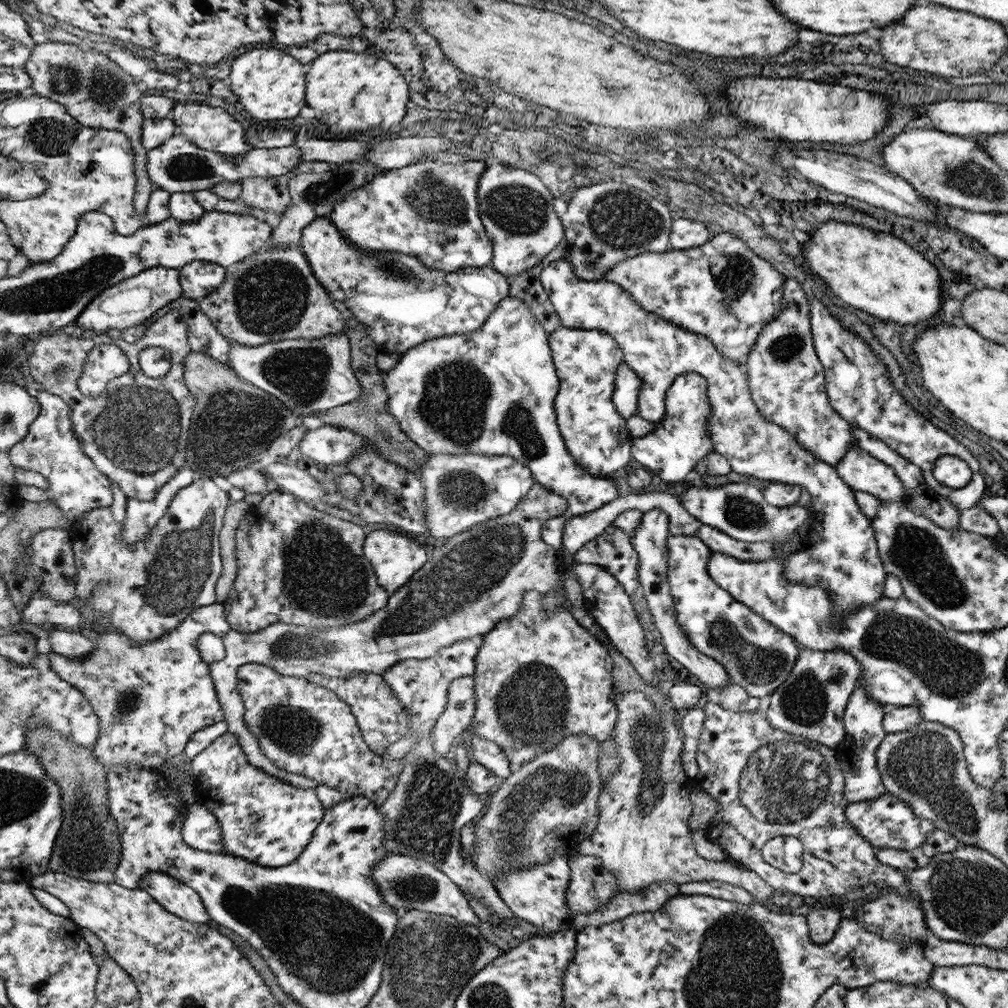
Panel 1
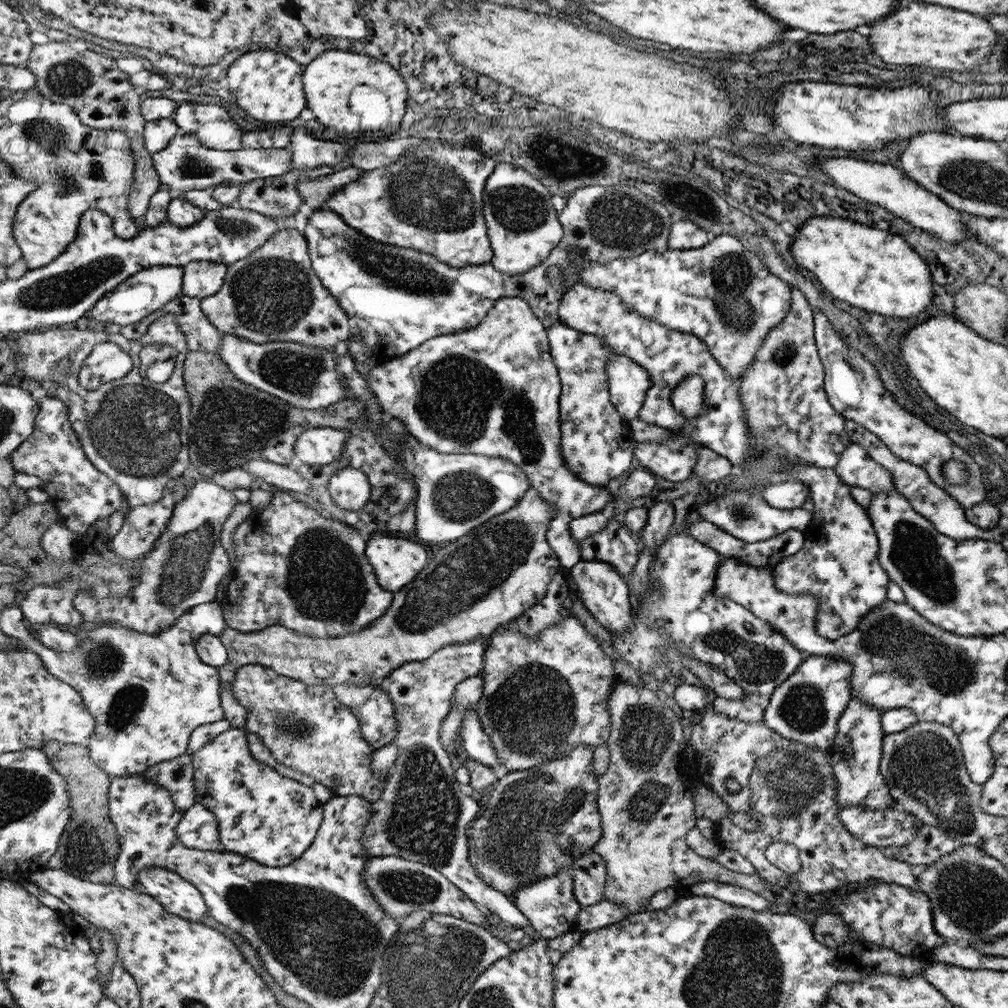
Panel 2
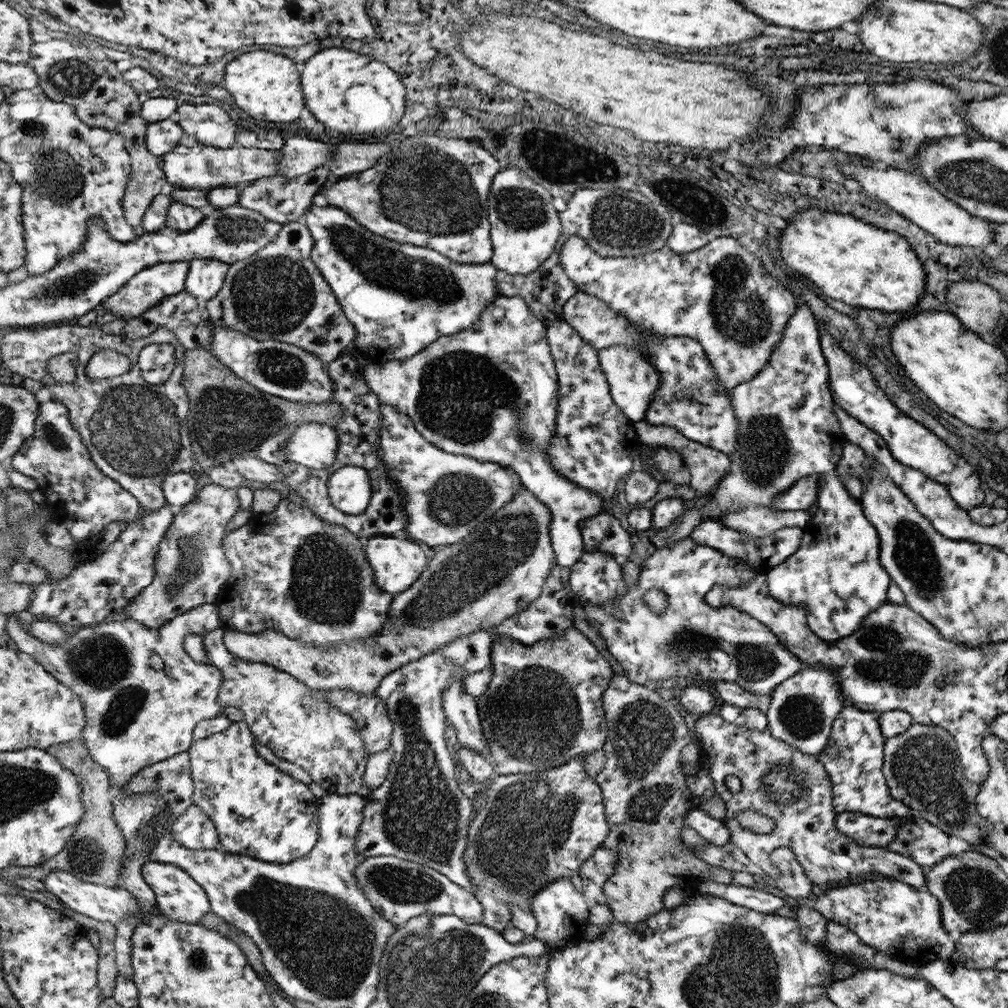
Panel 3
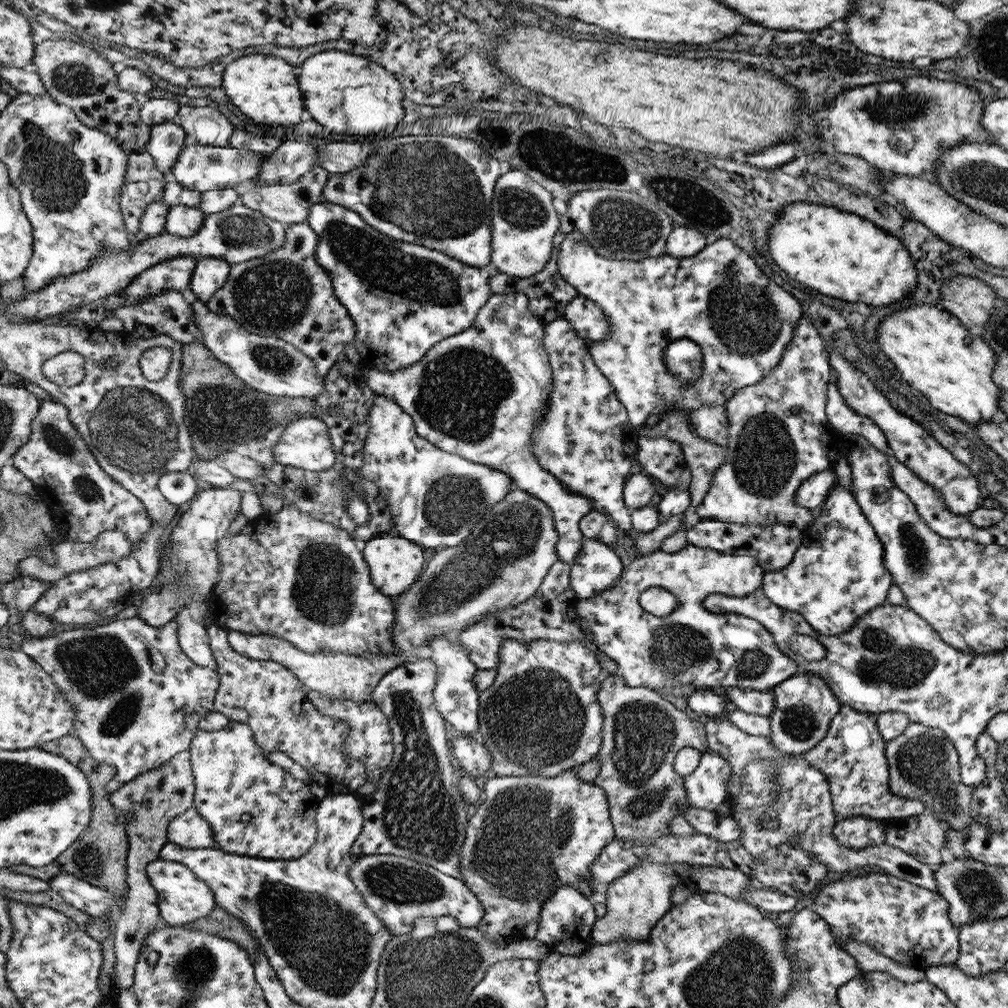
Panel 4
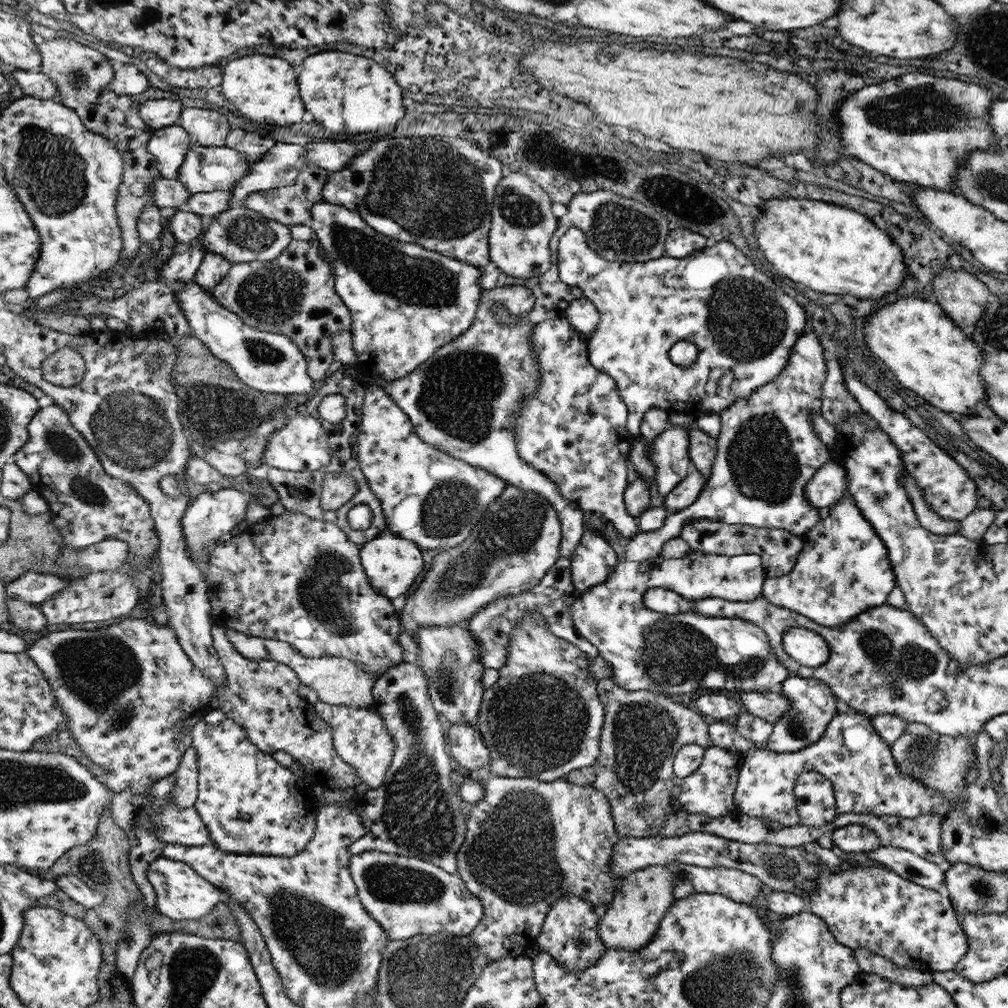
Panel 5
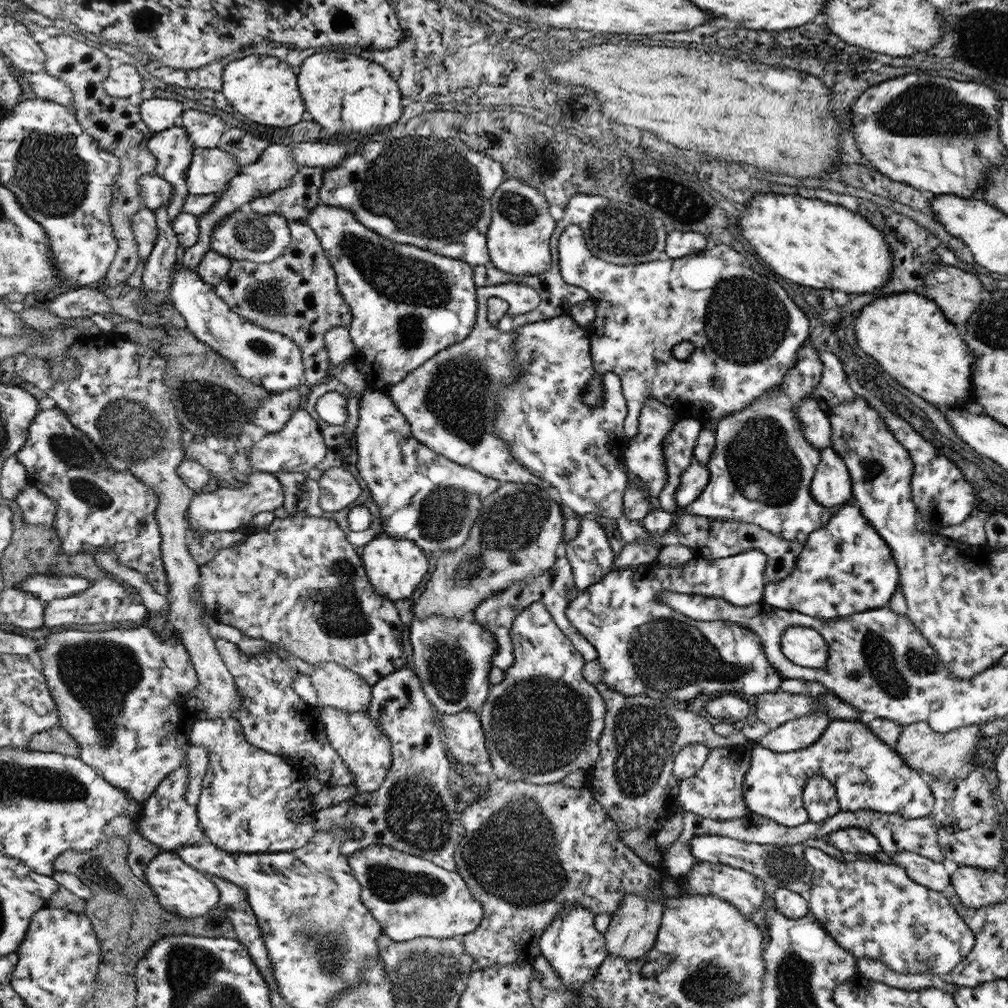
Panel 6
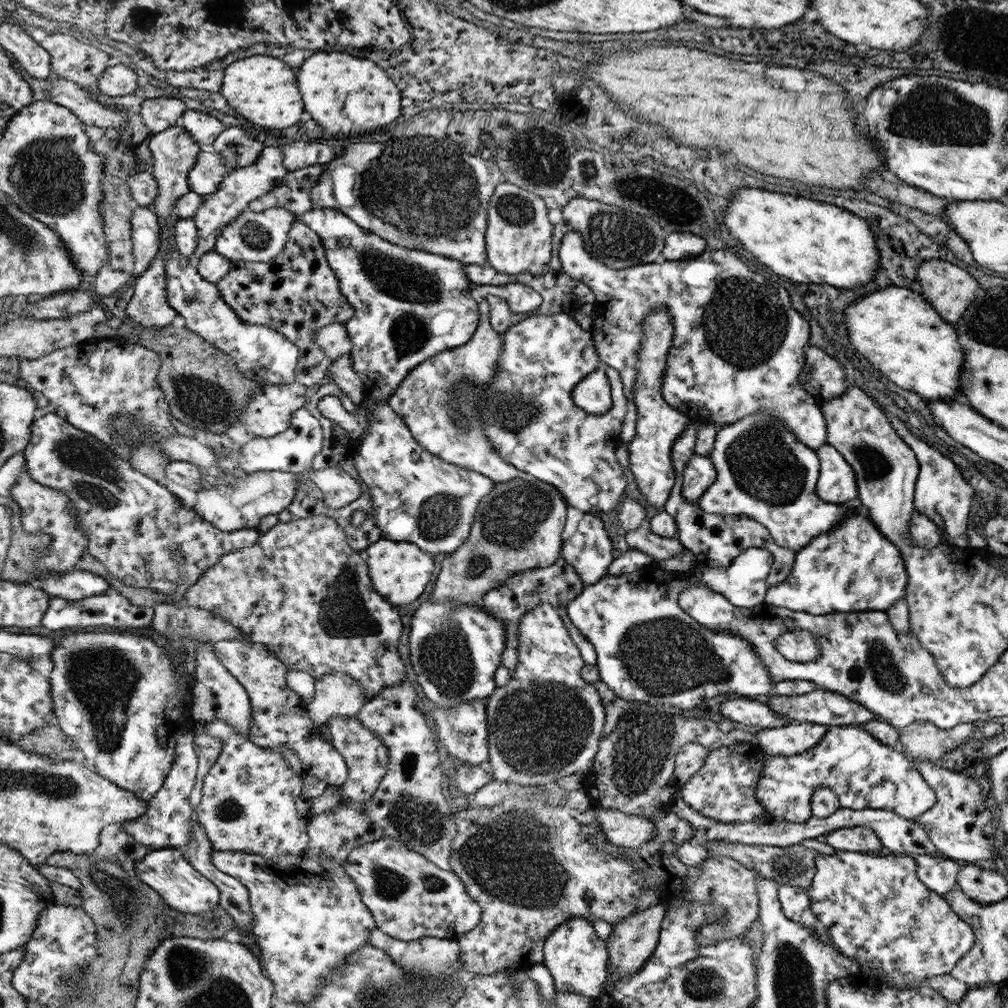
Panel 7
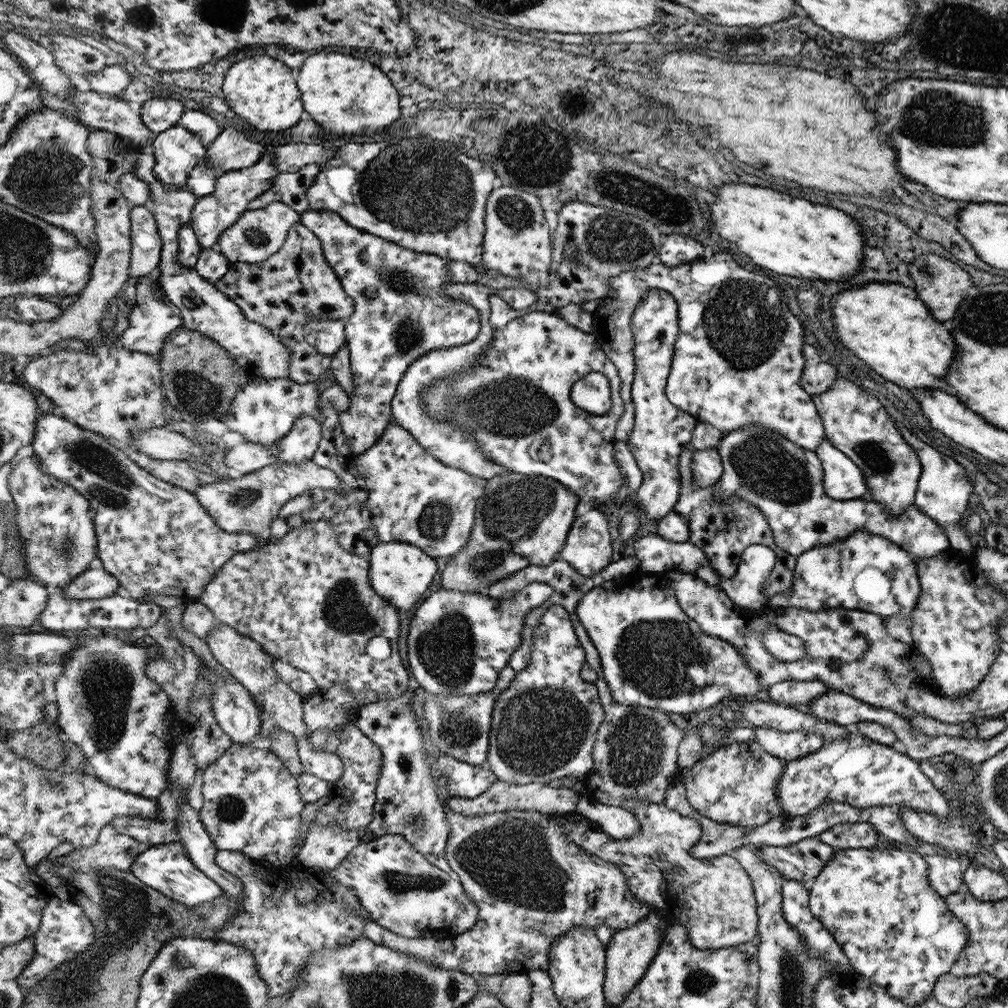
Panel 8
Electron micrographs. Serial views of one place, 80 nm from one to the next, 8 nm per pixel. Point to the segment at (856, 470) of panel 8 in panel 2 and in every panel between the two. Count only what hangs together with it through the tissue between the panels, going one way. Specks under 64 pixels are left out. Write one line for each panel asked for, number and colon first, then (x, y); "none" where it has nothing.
2: (784, 495)
3: (802, 496)
4: (810, 494)
5: (828, 484)
6: (831, 486)
7: (836, 483)

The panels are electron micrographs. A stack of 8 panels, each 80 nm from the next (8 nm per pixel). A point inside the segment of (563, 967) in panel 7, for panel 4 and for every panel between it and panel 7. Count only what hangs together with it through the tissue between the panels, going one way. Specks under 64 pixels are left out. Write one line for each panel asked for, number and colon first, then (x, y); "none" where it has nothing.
4: (566, 919)
5: (569, 933)
6: (574, 949)

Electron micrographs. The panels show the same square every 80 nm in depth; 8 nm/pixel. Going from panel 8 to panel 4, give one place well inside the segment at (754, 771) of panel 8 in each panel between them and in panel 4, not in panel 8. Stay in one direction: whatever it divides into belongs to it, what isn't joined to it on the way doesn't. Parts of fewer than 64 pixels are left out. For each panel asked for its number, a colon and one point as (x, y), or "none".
4: (705, 785)
5: (709, 789)
6: (715, 791)
7: (724, 789)

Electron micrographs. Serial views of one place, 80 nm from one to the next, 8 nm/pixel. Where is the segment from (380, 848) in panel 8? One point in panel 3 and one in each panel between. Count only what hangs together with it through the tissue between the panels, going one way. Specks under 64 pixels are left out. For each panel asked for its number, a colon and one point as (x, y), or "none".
3: (400, 890)
4: (398, 890)
5: (407, 896)
6: (410, 897)
7: (410, 897)

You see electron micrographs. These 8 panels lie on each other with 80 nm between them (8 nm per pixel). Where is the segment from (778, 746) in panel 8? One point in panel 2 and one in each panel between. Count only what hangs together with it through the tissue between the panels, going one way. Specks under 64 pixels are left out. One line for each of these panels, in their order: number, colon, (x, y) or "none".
2: (806, 707)
3: (801, 711)
4: (805, 707)
5: (812, 704)
6: (795, 735)
7: (795, 738)

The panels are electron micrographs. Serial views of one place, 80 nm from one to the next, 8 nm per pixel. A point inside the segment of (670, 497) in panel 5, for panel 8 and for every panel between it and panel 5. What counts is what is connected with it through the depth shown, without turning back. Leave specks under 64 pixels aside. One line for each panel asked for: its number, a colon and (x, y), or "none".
6: (692, 480)
7: (698, 474)
8: (705, 467)

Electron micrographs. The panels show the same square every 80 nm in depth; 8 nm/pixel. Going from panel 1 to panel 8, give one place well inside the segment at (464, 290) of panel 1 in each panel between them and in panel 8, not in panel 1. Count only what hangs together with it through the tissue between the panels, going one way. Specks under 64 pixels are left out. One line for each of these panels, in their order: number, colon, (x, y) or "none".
2: (396, 299)
3: (400, 298)
4: (403, 298)
5: (405, 301)
6: (407, 304)
7: (408, 305)
8: (400, 313)

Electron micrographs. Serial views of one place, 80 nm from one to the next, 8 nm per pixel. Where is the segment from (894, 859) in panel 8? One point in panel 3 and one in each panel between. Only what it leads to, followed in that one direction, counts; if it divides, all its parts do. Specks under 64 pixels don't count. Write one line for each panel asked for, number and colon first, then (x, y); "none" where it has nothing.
3: (904, 922)
4: (909, 924)
5: (915, 928)
6: (873, 909)
7: (878, 912)

